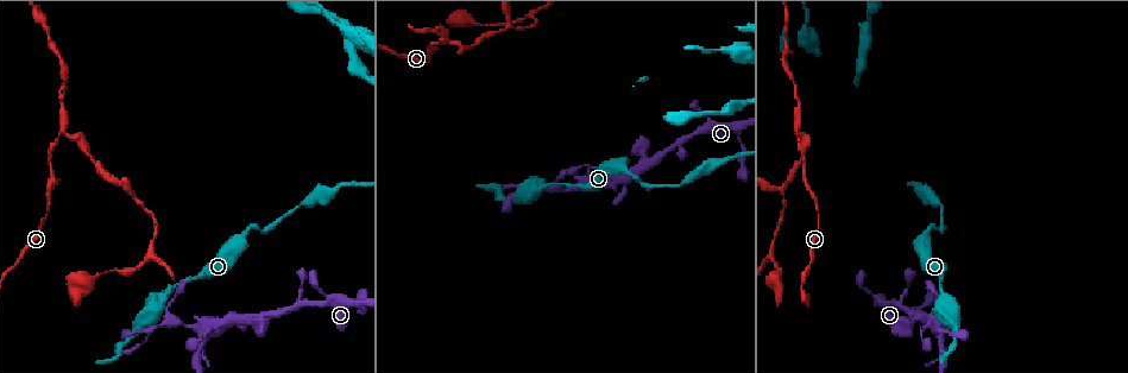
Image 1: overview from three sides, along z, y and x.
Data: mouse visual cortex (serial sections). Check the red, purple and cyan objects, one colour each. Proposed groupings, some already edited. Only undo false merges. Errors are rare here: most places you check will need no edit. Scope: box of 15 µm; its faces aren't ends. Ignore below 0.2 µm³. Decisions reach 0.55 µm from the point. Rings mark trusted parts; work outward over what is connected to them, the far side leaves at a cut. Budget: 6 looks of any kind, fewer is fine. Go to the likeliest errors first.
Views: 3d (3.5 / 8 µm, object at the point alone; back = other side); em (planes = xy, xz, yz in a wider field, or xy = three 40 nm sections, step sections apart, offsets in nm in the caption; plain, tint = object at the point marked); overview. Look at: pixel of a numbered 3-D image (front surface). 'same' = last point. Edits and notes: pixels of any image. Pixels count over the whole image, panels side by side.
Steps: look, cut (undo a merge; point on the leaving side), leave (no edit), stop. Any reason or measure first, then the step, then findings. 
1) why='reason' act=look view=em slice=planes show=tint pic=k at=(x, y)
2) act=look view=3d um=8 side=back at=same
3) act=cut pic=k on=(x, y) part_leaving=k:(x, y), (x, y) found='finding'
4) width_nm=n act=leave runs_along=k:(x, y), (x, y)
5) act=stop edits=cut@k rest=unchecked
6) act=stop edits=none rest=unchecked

why='branch point' act=look view=3d um=8 pic=1 at=(60, 129)

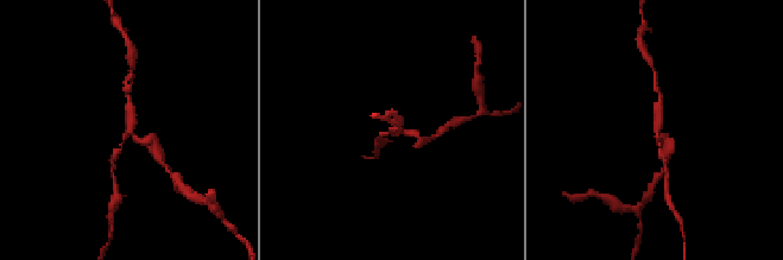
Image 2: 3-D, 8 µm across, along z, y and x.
why='closer look' act=look view=3d um=3.5 pic=2 at=(130, 131)

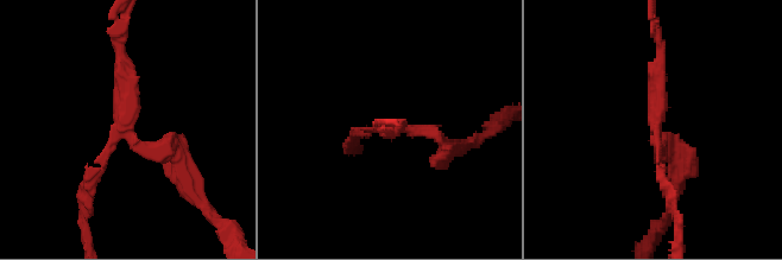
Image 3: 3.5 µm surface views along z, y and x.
arms=3 arm_widths_nm=150,200,250 why='shape alone is not enough' act=look view=em slice=xy step=5 show=tint pic=3 at=(655, 129)

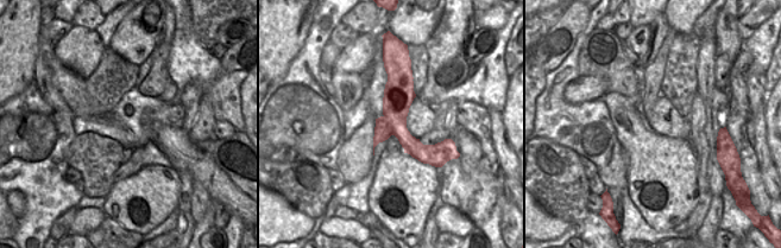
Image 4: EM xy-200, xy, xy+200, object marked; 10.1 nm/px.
act=cut pic=3 on=(435, 133) part_leaving=3:(392, 128), (465, 144) found='a second cell is stuck on'

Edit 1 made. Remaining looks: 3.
act=look view=overview

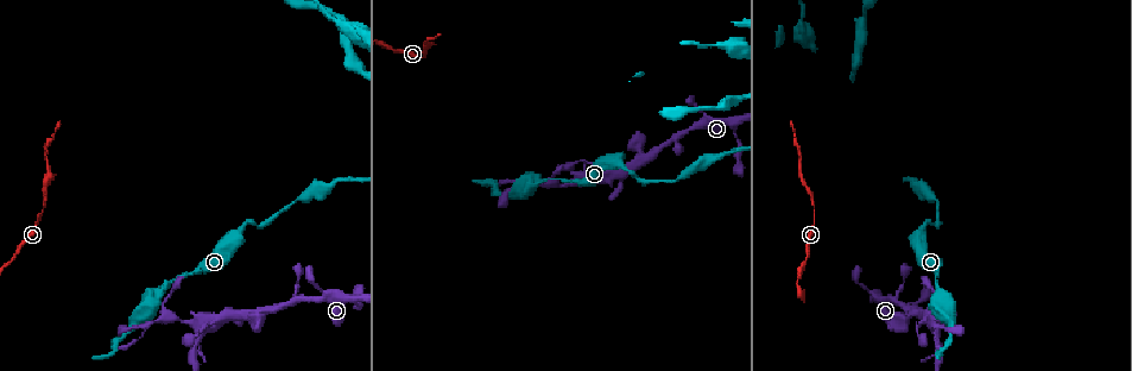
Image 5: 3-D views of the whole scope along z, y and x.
why='arms part here' act=look view=3d um=8 pic=5 at=(578, 176)

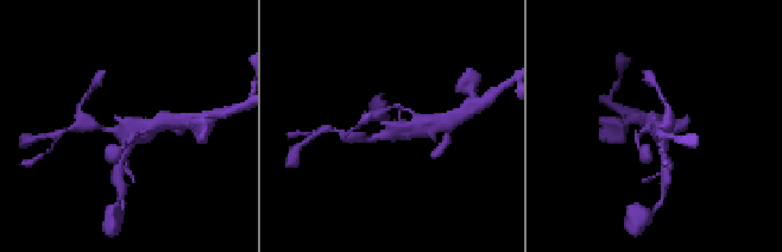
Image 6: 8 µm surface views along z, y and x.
act=look view=em slice=xy step=5 show=tint pic=6 at=(127, 129)

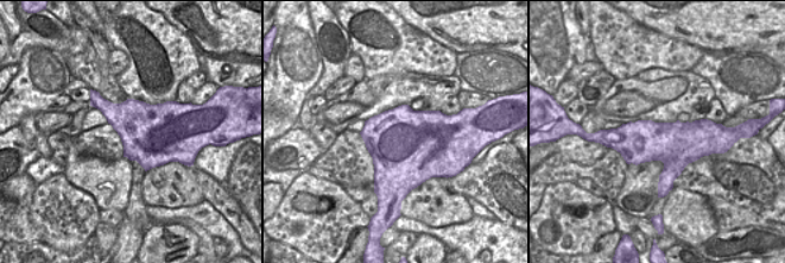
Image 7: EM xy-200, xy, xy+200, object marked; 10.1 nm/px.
act=leave runs_along=6:(434, 124), (417, 124), (367, 139) found='all the same cell'

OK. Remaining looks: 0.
act=stop edits=cut@3 rest=unchecked

